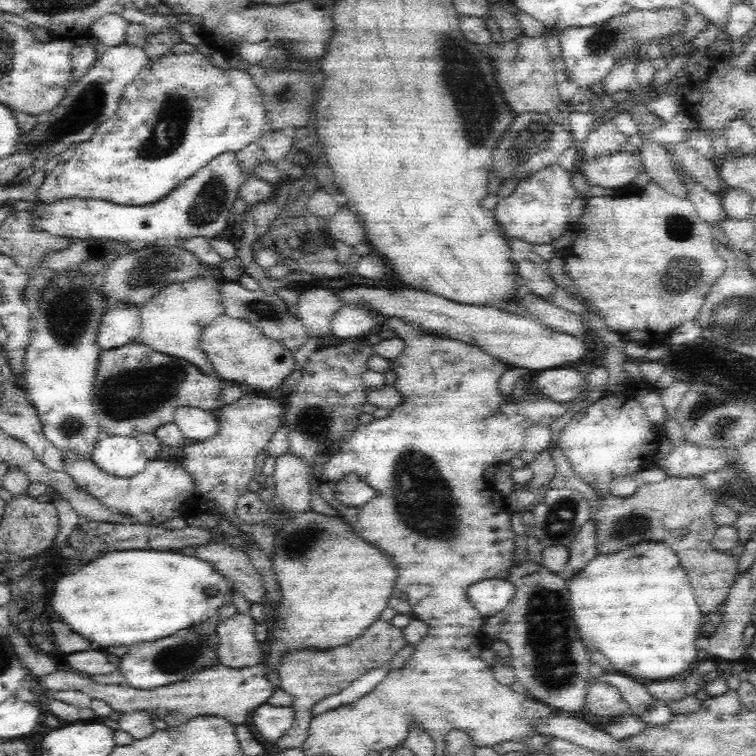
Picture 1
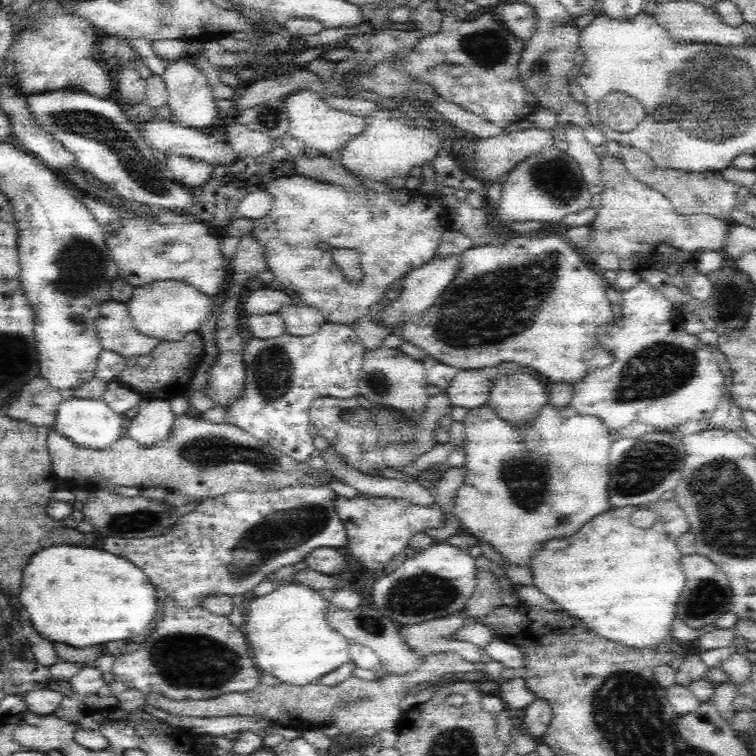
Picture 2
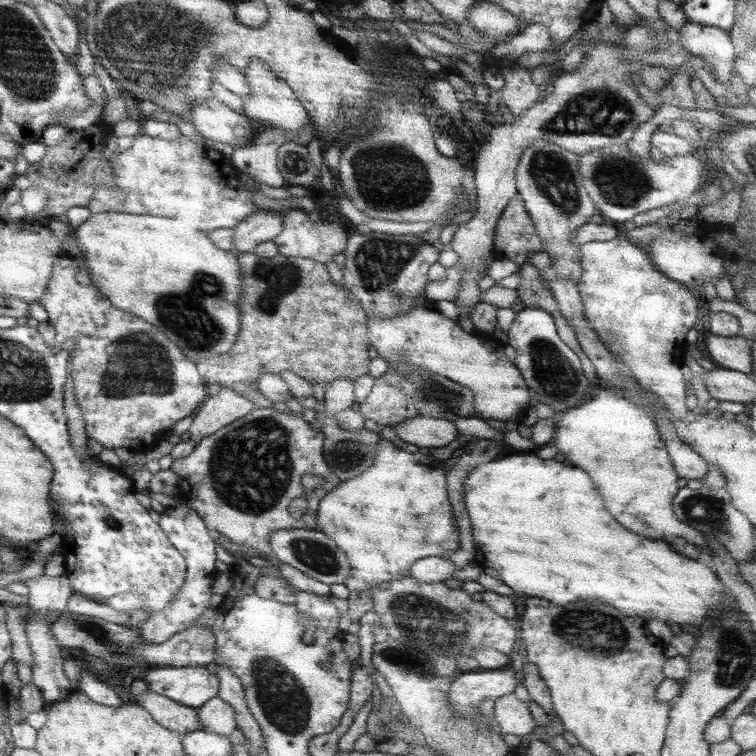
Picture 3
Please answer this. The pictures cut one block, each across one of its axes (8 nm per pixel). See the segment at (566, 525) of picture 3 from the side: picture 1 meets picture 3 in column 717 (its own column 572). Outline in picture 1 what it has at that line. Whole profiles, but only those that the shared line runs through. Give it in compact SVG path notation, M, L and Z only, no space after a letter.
M642 539L636 544L631 544L615 553L597 555L574 576L567 579L568 591L570 591L570 604L573 612L573 621L577 626L577 632L584 644L594 644L594 651L601 652L610 661L610 664L630 676L636 678L648 678L648 680L670 680L682 676L682 672L690 670L690 666L696 662L696 639L699 638L699 624L701 623L700 609L693 592L691 582L686 571L682 569L676 553L662 541Z

